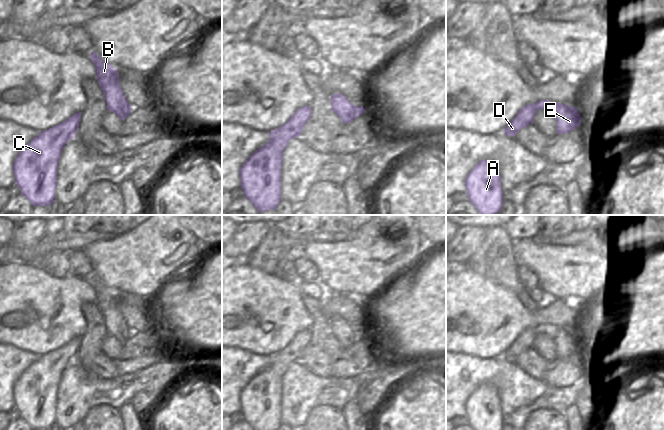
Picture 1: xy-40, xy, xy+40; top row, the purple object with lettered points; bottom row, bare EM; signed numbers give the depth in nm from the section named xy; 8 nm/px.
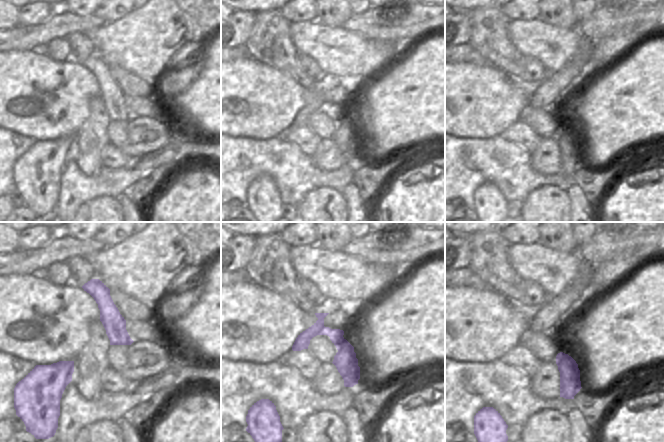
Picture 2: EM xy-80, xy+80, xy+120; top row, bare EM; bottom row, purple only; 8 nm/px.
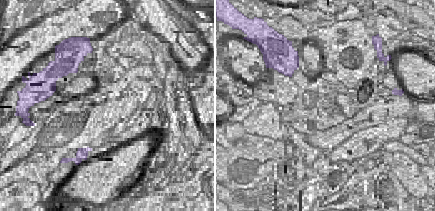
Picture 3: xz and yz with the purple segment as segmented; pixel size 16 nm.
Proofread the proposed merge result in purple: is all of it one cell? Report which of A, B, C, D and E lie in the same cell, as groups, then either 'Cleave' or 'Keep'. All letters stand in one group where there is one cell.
Groups: A C D / B E. Cleave

